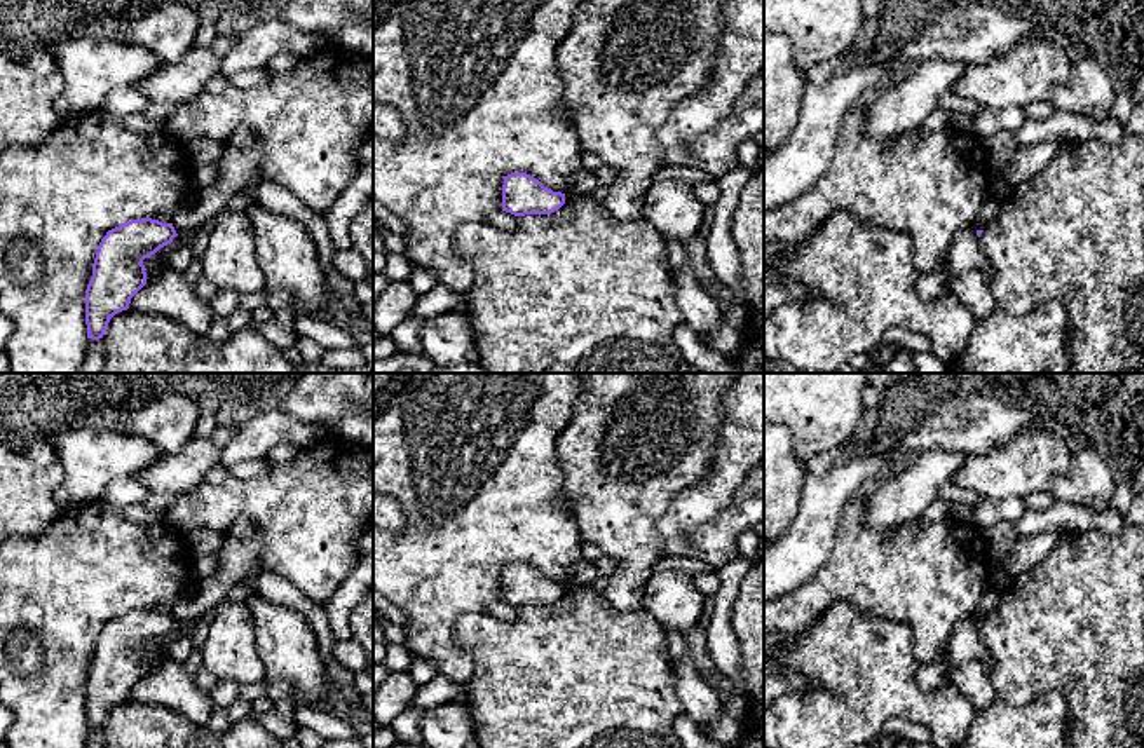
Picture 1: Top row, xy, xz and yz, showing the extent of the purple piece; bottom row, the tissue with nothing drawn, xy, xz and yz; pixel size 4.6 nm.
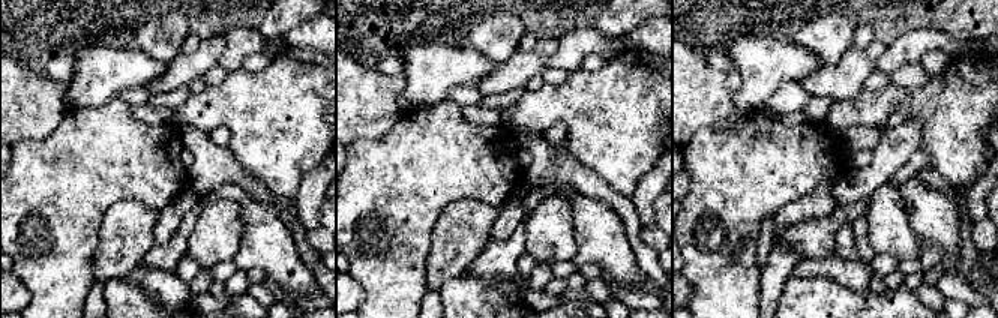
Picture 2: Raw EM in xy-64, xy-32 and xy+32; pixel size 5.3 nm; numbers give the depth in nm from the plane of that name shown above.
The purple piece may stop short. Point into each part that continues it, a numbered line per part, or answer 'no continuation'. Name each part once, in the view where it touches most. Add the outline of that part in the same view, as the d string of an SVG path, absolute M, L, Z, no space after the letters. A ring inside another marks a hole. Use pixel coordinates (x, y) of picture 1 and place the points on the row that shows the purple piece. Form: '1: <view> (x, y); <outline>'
no continuation

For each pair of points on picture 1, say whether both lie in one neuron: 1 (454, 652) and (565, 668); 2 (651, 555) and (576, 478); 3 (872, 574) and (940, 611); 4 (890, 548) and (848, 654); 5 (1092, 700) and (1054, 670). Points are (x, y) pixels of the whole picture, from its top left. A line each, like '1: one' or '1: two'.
1: two
2: one
3: one
4: two
5: one

